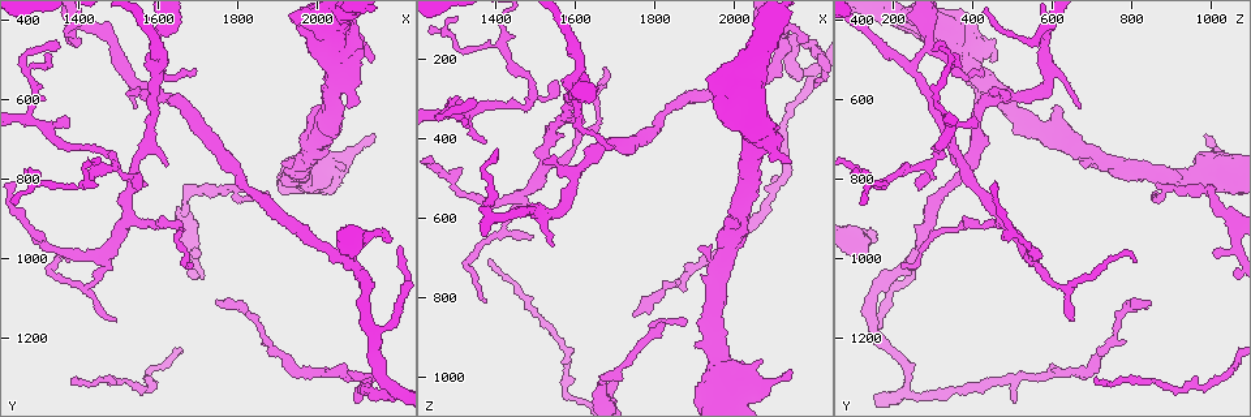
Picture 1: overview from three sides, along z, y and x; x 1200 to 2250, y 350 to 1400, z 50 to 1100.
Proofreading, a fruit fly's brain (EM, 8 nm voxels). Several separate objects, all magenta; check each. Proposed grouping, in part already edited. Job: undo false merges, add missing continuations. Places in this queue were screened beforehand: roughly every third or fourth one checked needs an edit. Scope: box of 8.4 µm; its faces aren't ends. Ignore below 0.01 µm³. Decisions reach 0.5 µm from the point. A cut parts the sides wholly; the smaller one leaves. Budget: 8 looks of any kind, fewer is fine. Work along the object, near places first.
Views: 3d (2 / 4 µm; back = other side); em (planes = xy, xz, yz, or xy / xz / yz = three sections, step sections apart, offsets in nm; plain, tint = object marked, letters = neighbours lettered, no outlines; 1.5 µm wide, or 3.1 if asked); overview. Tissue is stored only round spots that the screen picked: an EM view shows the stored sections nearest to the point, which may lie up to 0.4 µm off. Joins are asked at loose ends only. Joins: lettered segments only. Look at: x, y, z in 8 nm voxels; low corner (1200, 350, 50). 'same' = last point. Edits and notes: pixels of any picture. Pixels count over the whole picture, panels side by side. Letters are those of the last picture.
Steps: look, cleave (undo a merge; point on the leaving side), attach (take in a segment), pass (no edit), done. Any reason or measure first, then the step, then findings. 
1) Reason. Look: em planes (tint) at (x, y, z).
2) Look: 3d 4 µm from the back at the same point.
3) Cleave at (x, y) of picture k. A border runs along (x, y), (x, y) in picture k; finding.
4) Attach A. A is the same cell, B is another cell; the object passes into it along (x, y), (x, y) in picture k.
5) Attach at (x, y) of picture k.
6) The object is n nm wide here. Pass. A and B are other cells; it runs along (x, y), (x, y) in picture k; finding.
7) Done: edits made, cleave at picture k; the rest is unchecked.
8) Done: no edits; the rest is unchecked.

Long arm stops here. Look: em planes (letters) at (2180, 950, 160).

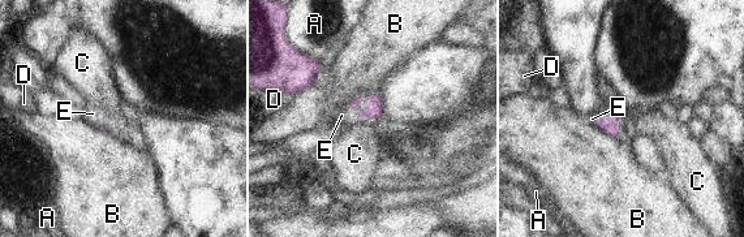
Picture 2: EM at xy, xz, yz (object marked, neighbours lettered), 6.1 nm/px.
Attach E. E is the same cell, A, B, C and D are other cells; the object passes into it along (373, 108), (361, 99), (342, 115) in picture 2; the cell continues.

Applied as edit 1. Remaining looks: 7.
A narrow waist. Look: em planes (tint) at (1825, 825, 345).

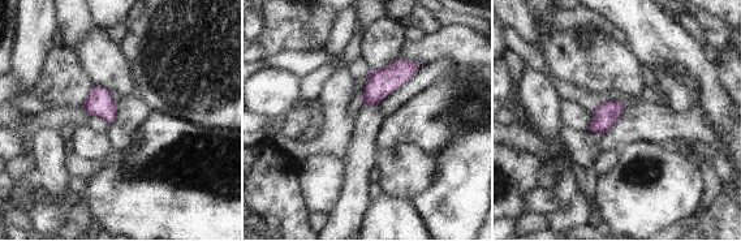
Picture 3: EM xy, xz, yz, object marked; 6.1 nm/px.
See the neighbours. Look: em planes (letters) at the same point.

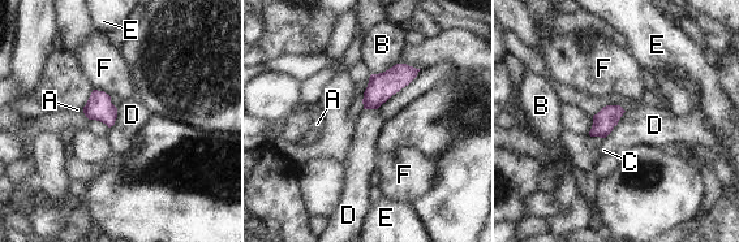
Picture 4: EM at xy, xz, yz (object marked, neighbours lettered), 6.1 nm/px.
The object is 100 nm wide here; the longest contact is with D, 220 nm. Pass. A, B, C, D, E and F are other cells; continuous, no second cell.

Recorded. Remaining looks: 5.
An open end. Look: em planes (letters) at (1690, 520, 430).

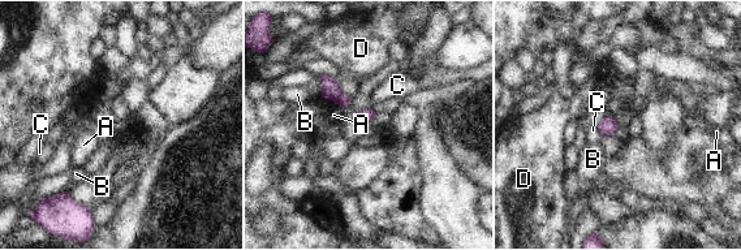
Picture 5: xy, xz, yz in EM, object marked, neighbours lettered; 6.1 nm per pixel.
Pass. A, B, C and D are other cells; a border runs along (597, 126), (602, 136) in picture 5; no lettered segment goes on from it.

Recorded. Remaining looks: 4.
Done: edits made, attach at picture 2; the rest is unchecked.

